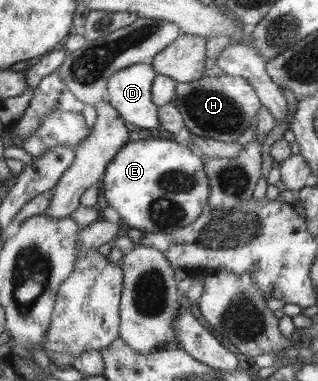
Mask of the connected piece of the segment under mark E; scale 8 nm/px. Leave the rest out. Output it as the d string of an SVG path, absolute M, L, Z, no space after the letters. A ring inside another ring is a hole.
M130 140L107 165L103 176L103 194L108 204L119 213L125 227L151 233L178 231L198 220L209 204L211 182L203 170L203 163L203 157L195 156L185 145L177 144L177 140Z

